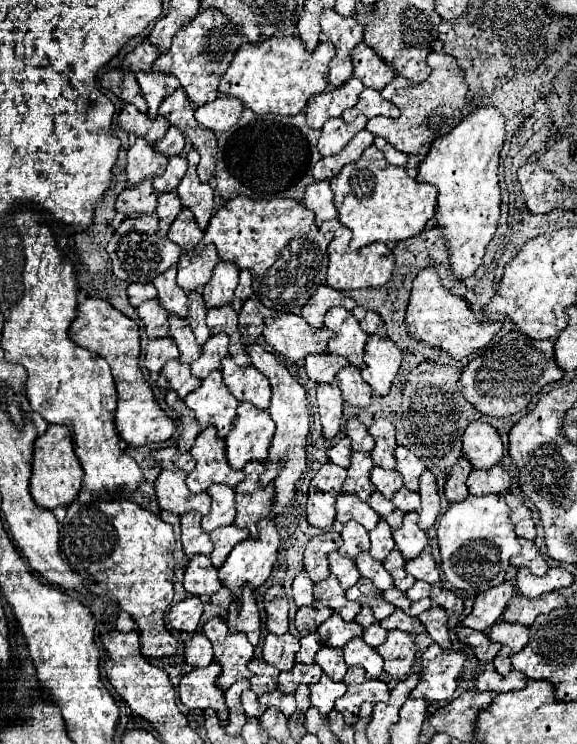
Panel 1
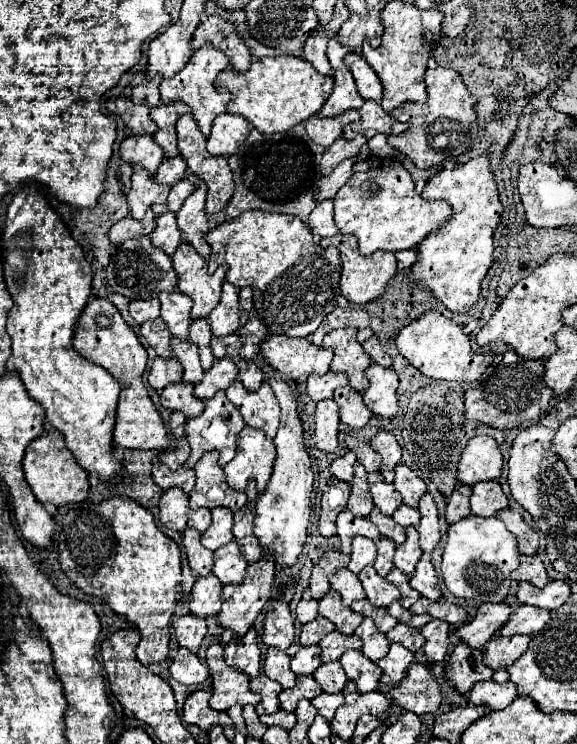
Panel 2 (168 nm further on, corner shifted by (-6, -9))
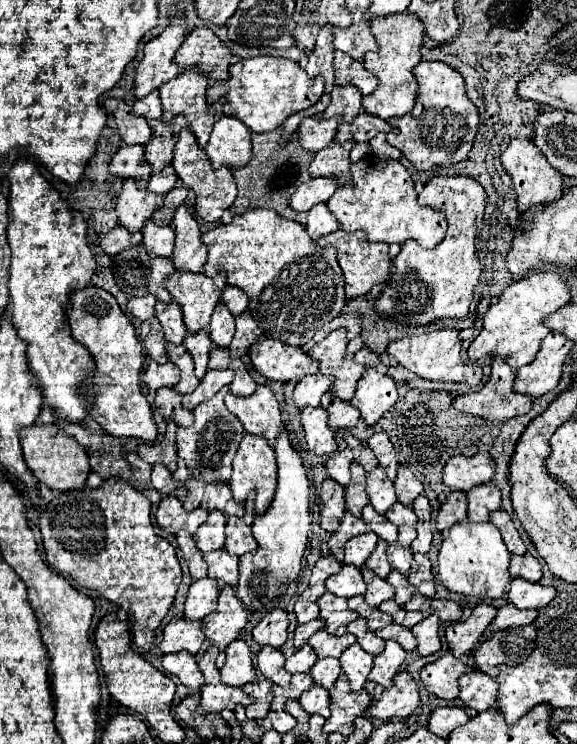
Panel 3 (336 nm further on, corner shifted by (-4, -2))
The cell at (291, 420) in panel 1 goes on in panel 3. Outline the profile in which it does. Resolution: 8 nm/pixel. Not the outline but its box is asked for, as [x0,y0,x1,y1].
[236,428,310,612]

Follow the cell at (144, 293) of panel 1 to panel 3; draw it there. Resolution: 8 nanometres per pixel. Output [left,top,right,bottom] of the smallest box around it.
[126,296,156,320]

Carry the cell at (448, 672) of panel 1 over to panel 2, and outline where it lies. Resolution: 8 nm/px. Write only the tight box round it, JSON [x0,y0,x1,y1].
[388,665,442,717]

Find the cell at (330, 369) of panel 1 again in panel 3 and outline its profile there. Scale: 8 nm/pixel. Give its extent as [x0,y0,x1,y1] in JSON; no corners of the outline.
[294,374,334,408]

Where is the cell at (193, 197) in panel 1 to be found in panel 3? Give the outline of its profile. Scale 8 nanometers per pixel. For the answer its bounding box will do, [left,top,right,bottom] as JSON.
[172,204,208,272]

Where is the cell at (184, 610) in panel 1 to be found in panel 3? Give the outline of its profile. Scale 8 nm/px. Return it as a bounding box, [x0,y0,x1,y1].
[160,618,204,654]

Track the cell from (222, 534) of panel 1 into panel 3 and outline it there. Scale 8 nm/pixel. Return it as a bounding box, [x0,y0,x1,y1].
[204,548,238,586]

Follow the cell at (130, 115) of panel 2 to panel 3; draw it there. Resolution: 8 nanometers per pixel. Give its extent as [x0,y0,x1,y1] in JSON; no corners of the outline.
[104,98,154,144]

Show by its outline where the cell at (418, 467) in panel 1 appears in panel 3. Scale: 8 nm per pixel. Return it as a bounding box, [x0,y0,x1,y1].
[394,464,424,506]

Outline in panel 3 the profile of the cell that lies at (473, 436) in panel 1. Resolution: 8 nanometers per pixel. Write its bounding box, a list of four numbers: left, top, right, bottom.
[444,452,496,492]

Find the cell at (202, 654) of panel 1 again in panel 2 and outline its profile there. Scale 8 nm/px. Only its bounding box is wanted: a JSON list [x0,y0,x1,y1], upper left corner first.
[170,651,208,685]

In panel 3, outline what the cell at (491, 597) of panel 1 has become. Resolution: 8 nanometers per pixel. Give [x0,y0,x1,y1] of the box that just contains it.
[446,602,496,658]

